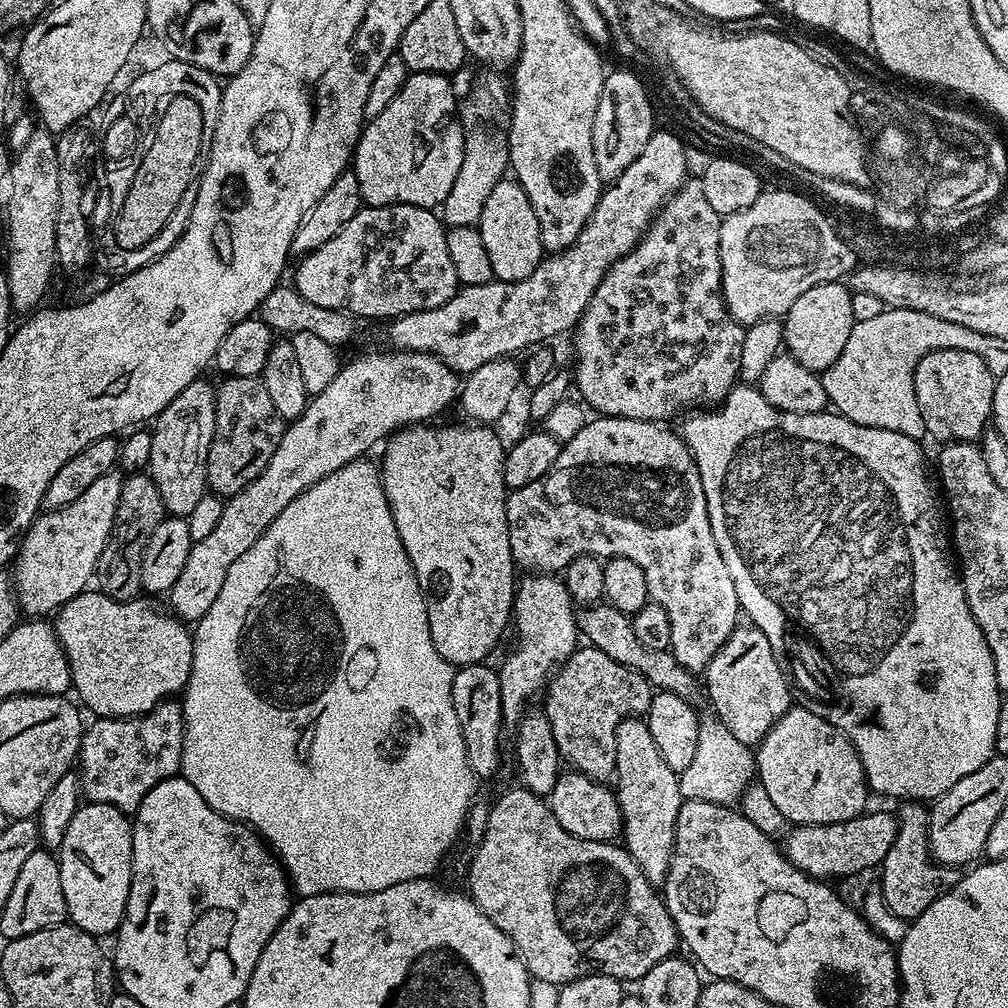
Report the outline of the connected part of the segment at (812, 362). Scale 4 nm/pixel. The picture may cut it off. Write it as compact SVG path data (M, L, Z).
M833 282L819 284L806 290L790 306L788 313L782 318L784 325L784 343L787 355L793 356L802 366L811 372L822 374L842 354L842 346L846 346L846 338L850 338L852 325L856 323L850 310L852 293L843 283Z

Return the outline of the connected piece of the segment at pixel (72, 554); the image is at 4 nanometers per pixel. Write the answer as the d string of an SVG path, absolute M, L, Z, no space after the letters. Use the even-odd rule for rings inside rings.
M108 471L91 483L74 502L41 511L32 521L19 541L10 572L19 611L25 617L47 617L93 583L98 554L102 554L102 546L106 546L114 527L121 483L119 471Z

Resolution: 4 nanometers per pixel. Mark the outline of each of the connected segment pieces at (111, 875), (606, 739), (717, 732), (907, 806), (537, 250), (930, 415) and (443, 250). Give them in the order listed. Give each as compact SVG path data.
M84 802L66 828L65 838L58 849L60 873L62 874L62 898L66 898L68 920L86 934L97 938L111 937L119 932L120 923L130 898L132 881L132 825L133 821L113 804Z
M591 646L577 647L570 658L552 673L543 697L542 711L554 730L554 742L558 742L560 759L569 769L586 774L592 780L608 782L616 775L616 731L623 720L629 716L643 717L647 713L654 695L652 683L638 670L622 666L602 654L602 650Z
M704 718L700 722L700 733L698 734L698 751L694 754L694 762L686 766L680 773L680 795L684 800L702 800L714 802L715 804L735 805L736 799L748 788L748 783L753 783L756 776L756 757L753 749L747 744L738 742L734 734L721 720L715 718Z
M904 802L895 813L896 837L890 854L886 854L879 869L878 883L885 898L885 906L902 920L911 922L921 916L942 894L952 889L961 878L961 873L952 866L941 866L932 859L928 848L929 809L920 802Z
M502 179L498 186L494 186L494 190L490 190L490 198L486 198L486 206L482 206L478 227L482 234L482 246L486 246L486 254L490 254L490 266L495 279L518 282L534 274L545 251L540 241L538 218L534 218L534 206L530 206L526 190L522 190L515 179Z
M938 350L926 354L918 362L914 374L914 390L918 394L918 410L922 410L924 431L939 442L976 442L984 435L992 419L997 377L990 374L986 362L978 354L966 350Z
M387 204L381 208L361 207L360 212L354 214L354 218L350 218L350 222L346 222L346 226L342 226L342 230L338 230L338 234L334 234L334 238L330 238L330 242L326 242L326 246L318 246L318 250L299 257L297 264L300 265L296 268L294 287L298 294L302 294L302 298L306 298L306 302L314 302L314 306L340 308L344 312L351 312L353 316L361 318L367 318L367 316L395 318L411 312L437 308L450 302L450 298L454 298L454 294L461 287L458 274L454 274L454 262L450 259L450 249L446 246L446 225L443 219L433 209L420 208L416 204Z

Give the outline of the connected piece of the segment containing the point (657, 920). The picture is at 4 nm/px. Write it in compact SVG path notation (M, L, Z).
M515 787L509 792L502 793L497 798L496 805L493 803L489 807L484 833L478 837L477 844L480 845L477 846L476 853L472 856L472 865L468 868L468 884L472 887L470 889L472 899L514 942L516 951L520 953L520 957L528 968L529 977L557 986L569 984L571 980L577 980L583 976L597 974L613 976L615 980L621 982L627 982L627 980L639 982L644 976L644 972L650 970L650 966L658 966L660 960L665 960L666 957L673 955L678 948L676 924L672 921L672 915L668 913L668 908L658 895L657 889L646 878L646 874L642 874L638 862L634 862L634 858L628 853L627 848L607 840L583 840L562 830L558 818L554 818L551 807L541 797L533 794L526 787Z

